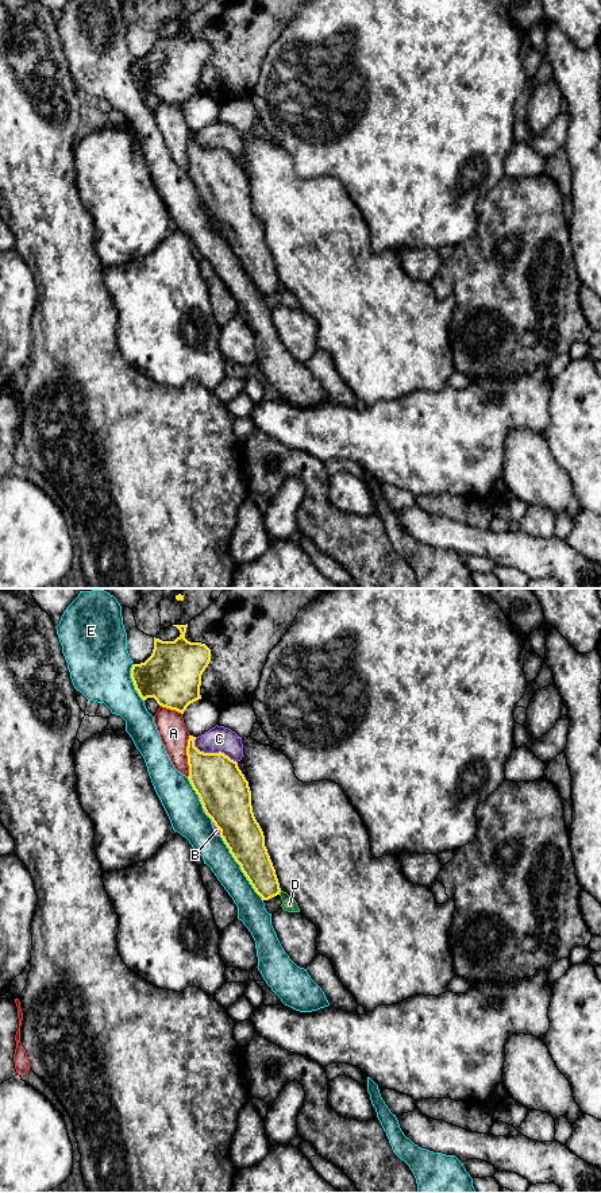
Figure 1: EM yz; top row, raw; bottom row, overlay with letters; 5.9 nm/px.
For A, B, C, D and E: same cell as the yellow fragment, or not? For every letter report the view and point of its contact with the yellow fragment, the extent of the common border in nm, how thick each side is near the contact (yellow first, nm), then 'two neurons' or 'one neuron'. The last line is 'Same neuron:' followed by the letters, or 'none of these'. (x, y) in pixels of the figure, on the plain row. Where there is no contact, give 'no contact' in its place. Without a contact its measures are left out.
A: contact yz (188, 151); length 260 nm; calibres 300 and 170 nm; two neurons
B: contact yz (216, 222); length 100 nm; calibres 300 and 30 nm; two neurons
C: contact yz (212, 149); length 300 nm; calibres 300 and 160 nm; two neurons
D: contact yz (280, 286); length 30 nm; calibres 190 and 90 nm; two neurons
E: contact yz (241, 263); length 460 nm; calibres 240 and 160 nm; two neurons
Same neuron: none of these

